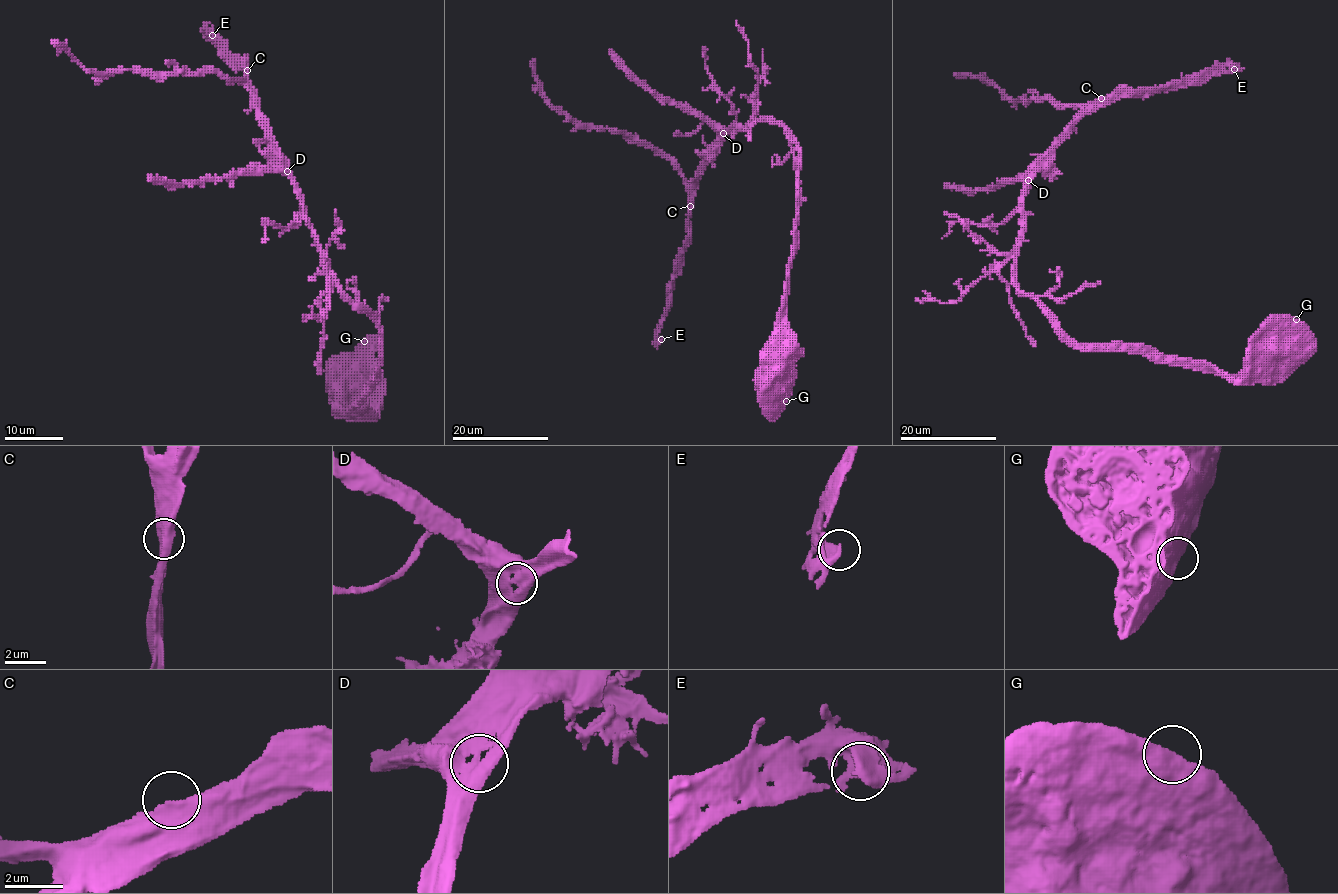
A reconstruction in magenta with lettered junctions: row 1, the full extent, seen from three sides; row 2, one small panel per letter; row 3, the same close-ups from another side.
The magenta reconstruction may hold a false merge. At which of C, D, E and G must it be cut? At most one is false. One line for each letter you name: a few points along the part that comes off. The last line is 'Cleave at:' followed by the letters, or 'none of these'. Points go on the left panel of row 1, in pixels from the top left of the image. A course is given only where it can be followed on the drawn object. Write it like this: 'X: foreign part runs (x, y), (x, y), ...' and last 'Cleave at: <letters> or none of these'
Cleave at: none of these

